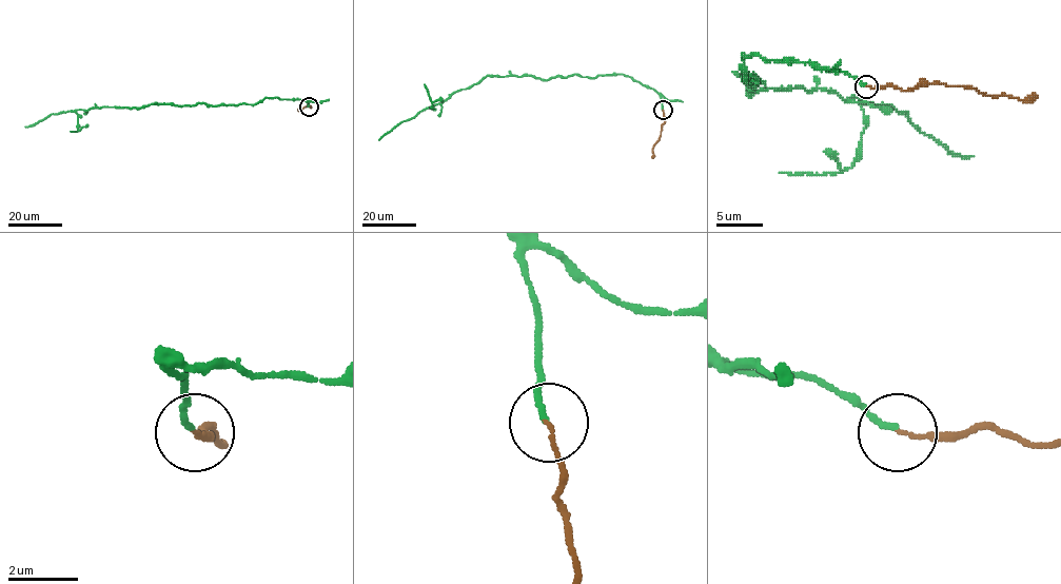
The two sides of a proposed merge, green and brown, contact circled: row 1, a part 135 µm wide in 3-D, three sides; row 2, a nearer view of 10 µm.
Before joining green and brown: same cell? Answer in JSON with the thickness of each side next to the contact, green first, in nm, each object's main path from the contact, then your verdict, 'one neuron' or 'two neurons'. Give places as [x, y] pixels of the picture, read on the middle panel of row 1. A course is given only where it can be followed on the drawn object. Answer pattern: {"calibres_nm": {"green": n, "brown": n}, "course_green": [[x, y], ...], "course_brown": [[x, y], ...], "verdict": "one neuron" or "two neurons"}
{"calibres_nm": {"green": 160, "brown": 100}, "course_green": [[663, 109], [657, 93], [623, 74], [546, 80], [486, 76], [379, 140]], "course_brown": [[663, 109], [664, 122], [652, 149], [652, 158]], "verdict": "one neuron"}

